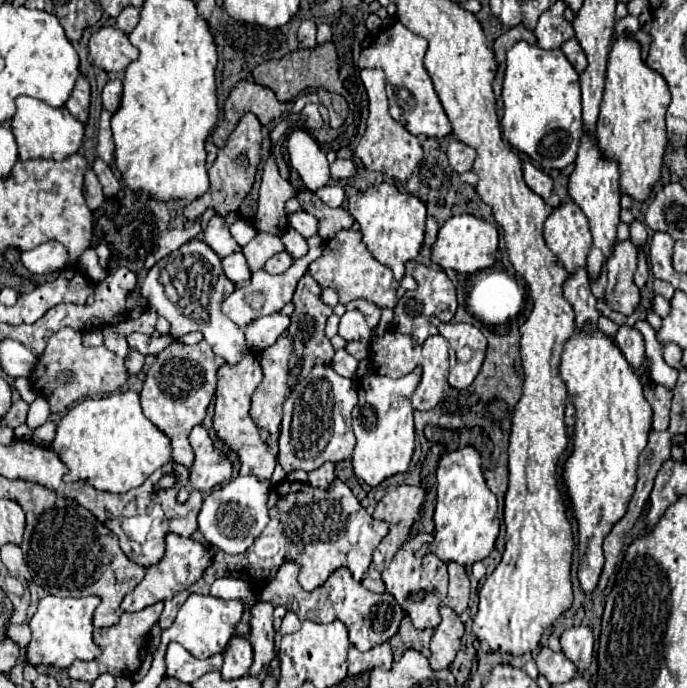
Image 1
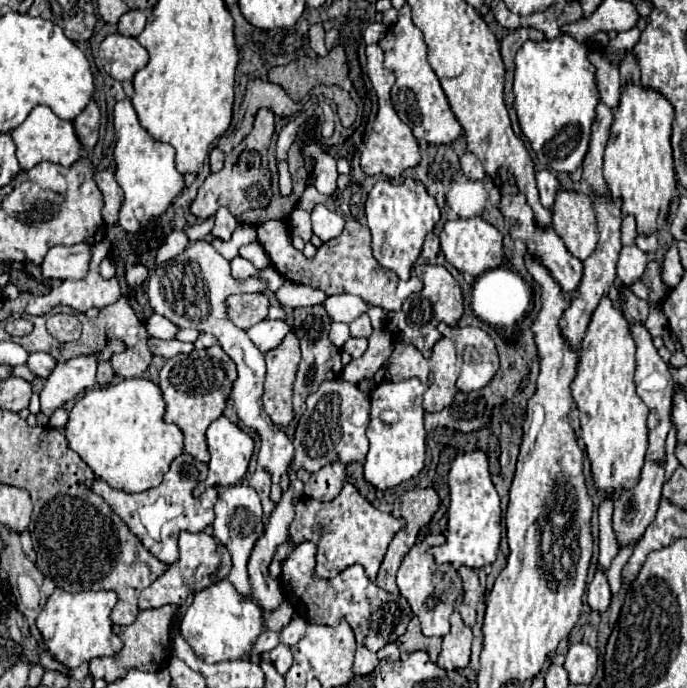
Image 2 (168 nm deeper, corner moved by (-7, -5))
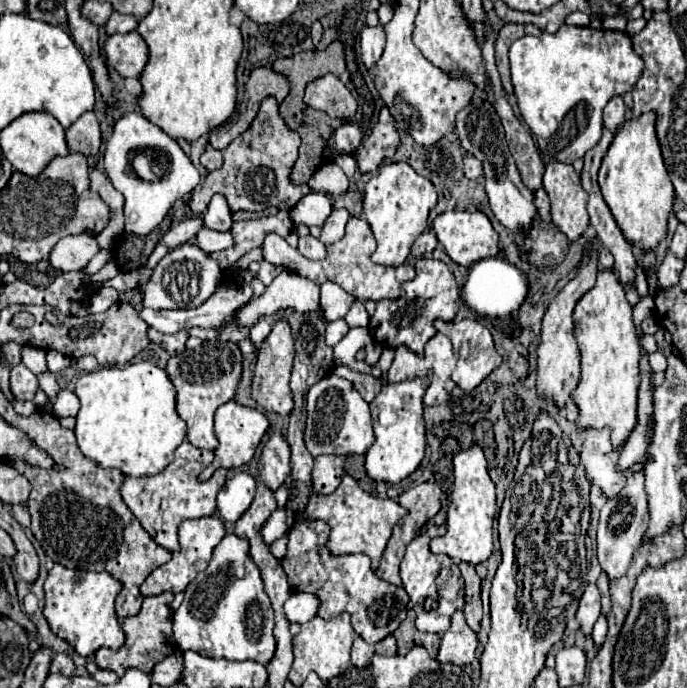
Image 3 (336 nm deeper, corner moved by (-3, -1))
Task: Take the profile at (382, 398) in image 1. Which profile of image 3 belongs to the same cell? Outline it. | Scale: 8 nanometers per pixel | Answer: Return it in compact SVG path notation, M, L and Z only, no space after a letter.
M411 379L401 383L383 385L381 393L371 401L375 443L367 451L365 469L375 481L399 483L409 477L425 457L425 421L423 421L423 395L427 379Z

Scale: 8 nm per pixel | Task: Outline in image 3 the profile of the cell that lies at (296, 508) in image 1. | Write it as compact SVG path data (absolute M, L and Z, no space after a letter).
M343 475L341 485L331 495L311 495L307 509L307 519L323 519L331 527L331 535L327 541L327 549L333 555L347 555L347 553L365 553L371 557L373 569L379 567L379 559L383 549L391 537L393 527L405 515L405 509L393 499L379 499L363 491L357 481L349 475Z

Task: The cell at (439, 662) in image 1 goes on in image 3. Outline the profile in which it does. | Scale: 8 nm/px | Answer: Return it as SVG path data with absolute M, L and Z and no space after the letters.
M463 611L453 613L451 627L441 637L439 647L439 661L441 663L453 663L453 665L469 665L475 659L477 649L477 635L475 631L465 623Z

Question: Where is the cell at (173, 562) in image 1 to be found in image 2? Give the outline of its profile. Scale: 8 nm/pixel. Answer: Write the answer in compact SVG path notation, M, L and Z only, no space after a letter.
M183 531L179 535L179 553L181 553L179 561L169 565L169 569L159 579L155 579L147 589L141 591L139 609L157 609L157 607L163 607L167 603L181 605L181 603L185 603L185 599L191 591L211 587L219 579L219 573L223 573L223 569L225 569L223 559L227 559L227 569L231 567L229 551L221 543L217 543L215 537L211 537L207 533L187 533L187 531Z

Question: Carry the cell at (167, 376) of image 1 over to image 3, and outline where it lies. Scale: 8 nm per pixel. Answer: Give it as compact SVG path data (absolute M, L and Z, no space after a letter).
M205 341L197 349L185 349L167 363L167 373L177 389L177 413L187 423L187 439L199 447L213 451L219 441L213 431L213 415L219 405L231 401L243 373L243 355L233 341Z

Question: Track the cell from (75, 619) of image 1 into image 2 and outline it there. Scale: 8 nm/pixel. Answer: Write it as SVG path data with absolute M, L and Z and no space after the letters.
M55 589L55 593L47 599L43 611L37 617L37 629L43 635L43 643L49 655L67 669L75 669L81 663L89 663L95 657L117 655L123 643L113 633L113 623L109 619L109 613L115 607L115 603L117 595L113 591L67 593L63 589Z

